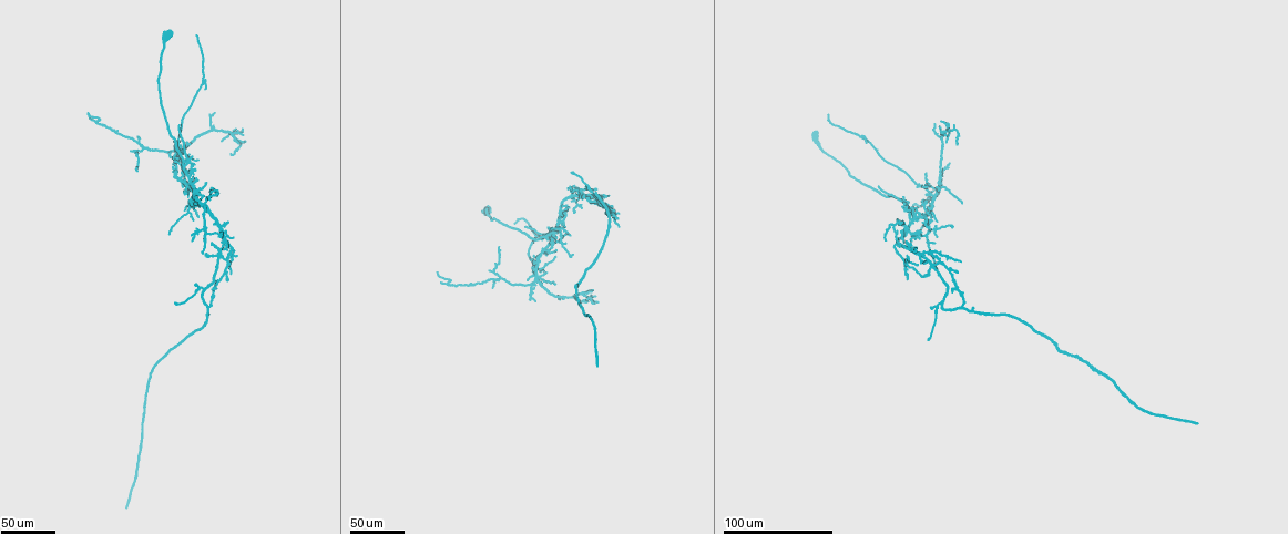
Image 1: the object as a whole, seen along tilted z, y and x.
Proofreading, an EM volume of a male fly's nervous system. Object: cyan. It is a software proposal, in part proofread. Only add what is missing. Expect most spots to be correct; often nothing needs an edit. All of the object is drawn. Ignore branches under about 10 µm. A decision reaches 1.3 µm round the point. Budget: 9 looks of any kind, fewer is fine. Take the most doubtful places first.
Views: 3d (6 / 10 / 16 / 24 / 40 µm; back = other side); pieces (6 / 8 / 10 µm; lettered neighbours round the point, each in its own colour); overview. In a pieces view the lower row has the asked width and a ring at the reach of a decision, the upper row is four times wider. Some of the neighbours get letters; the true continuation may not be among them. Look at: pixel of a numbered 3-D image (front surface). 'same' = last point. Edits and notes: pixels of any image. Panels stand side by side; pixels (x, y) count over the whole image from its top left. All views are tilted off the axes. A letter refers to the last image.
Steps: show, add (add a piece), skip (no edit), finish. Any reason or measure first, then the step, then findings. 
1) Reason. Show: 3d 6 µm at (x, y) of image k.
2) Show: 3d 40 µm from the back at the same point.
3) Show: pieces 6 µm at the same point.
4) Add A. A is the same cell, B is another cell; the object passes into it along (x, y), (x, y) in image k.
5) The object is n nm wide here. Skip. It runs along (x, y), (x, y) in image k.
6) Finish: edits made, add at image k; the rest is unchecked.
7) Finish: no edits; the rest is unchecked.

Free end. Show: 3d 40 µm at (597, 366) of image 1.

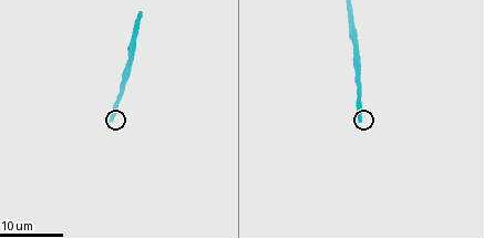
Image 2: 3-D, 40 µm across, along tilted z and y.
Show: 3d 10 µm at (109, 121) of image 2.

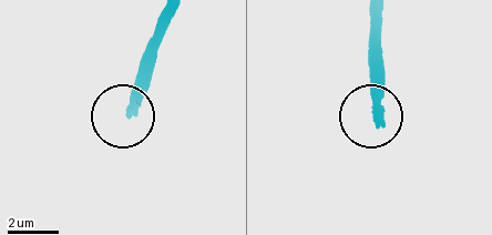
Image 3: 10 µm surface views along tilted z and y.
What lies round it. Show: pieces 8 µm at (379, 124) of image 3.

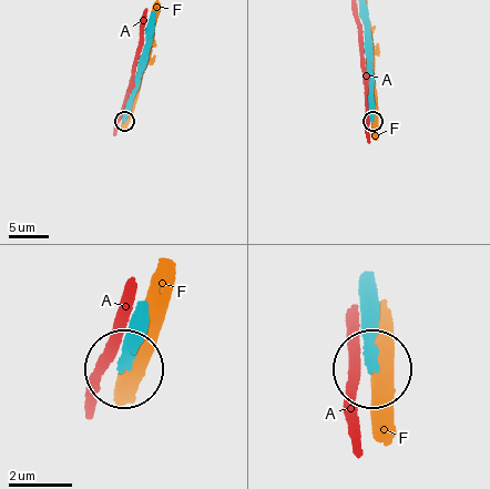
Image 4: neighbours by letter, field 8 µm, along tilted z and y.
Skip. A and F are other cells; it runs along (138, 308), (124, 366) in image 4; none of them fits.

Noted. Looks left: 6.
An open end. Show: 3d 24 µm at (919, 266) of image 1.

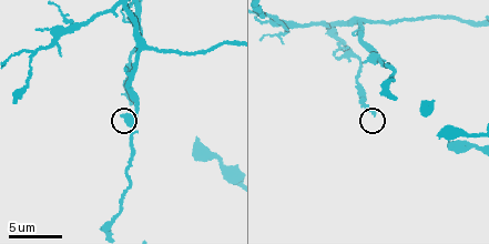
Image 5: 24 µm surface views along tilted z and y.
Show: pieces 6 µm at (130, 102) of image 5.

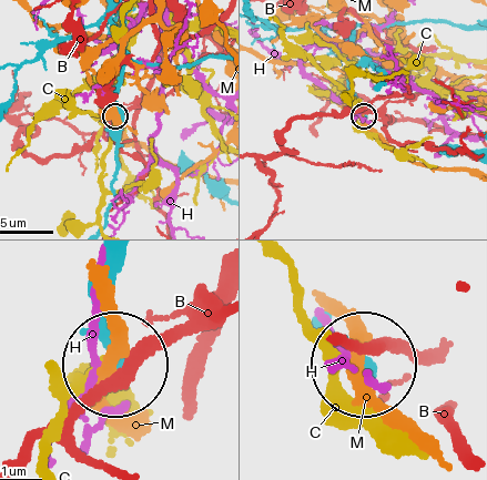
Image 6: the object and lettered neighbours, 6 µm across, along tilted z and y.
Skip. B, C, H and M are other cells; none of them fits.

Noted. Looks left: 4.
Free end. Show: 3d 24 µm at (596, 296) of image 1.

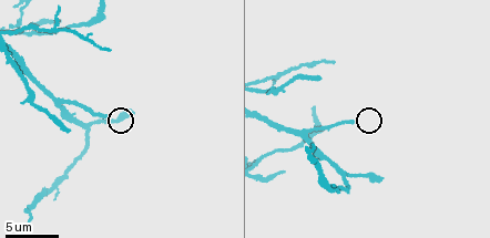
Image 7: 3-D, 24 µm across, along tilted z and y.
See the neighbours. Show: pieces 6 µm at (356, 122) of image 7.

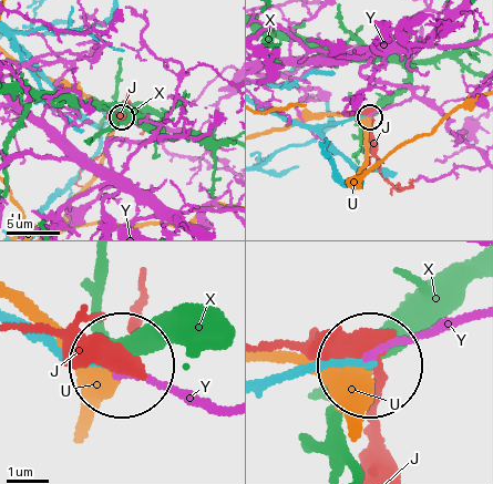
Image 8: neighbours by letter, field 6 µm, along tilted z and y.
Skip. J, U, X and Y are other cells; it runs along (20, 319), (113, 361) in image 8; no lettered piece goes on from it.

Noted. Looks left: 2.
End of a long branch. Show: 3d 10 µm at (393, 97) of image 5.

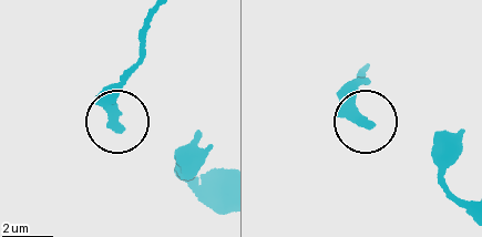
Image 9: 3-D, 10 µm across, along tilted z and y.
Show: pieces 6 µm at (117, 128) of image 9.

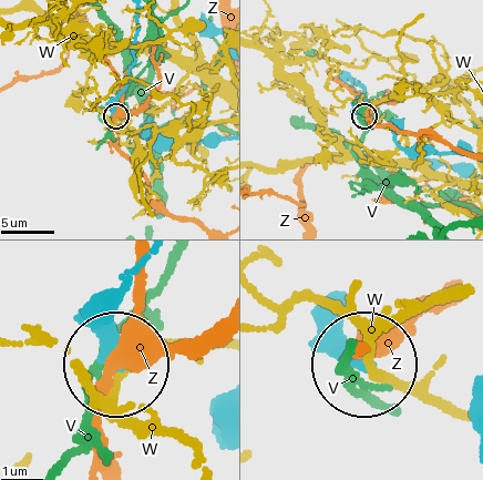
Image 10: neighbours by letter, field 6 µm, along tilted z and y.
Skip. V, W and Z are other cells; it runs along (117, 293), (106, 330), (117, 363) in image 10; no lettered piece goes on from it.

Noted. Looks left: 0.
Finish: no edits; the rest is unchecked.

